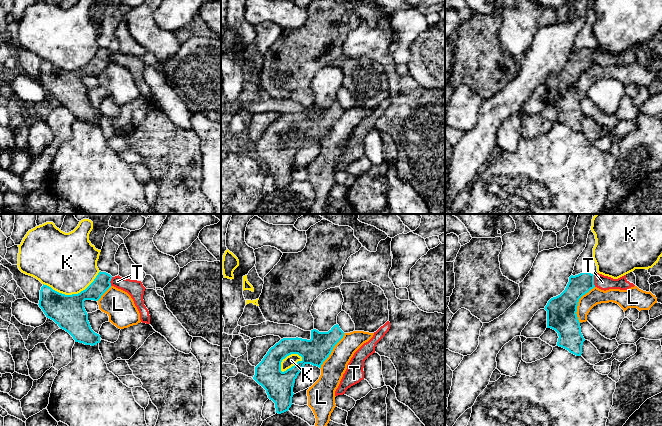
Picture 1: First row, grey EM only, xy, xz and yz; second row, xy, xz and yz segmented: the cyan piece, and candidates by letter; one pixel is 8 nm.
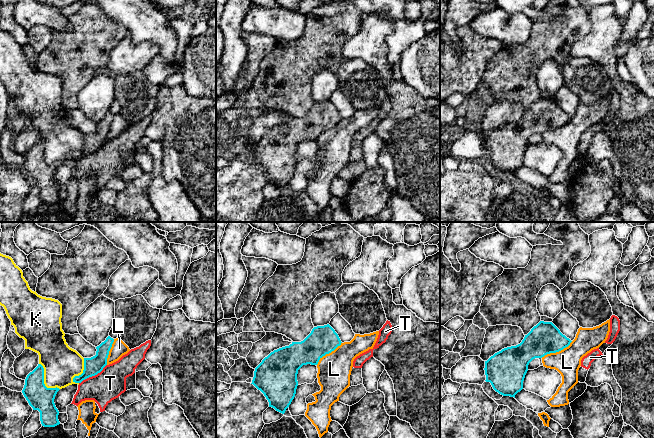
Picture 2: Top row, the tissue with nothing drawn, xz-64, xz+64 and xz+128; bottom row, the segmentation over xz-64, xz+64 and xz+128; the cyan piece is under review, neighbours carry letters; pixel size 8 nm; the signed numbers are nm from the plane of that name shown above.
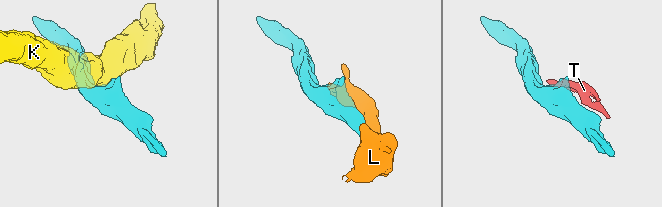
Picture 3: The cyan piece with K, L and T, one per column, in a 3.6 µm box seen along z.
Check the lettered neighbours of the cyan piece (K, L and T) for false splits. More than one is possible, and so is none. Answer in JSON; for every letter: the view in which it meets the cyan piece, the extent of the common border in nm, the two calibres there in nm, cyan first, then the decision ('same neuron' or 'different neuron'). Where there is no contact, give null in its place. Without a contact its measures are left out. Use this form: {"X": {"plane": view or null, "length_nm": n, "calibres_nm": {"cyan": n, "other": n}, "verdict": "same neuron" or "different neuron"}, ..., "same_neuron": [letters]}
{"K": {"plane": "xy", "length_nm": 480, "calibres_nm": {"cyan": 260, "other": 460}, "verdict": "different neuron"}, "L": {"plane": "yz", "length_nm": 320, "calibres_nm": {"cyan": 240, "other": 130}, "verdict": "different neuron"}, "T": {"plane": "yz", "length_nm": 100, "calibres_nm": {"cyan": 170, "other": 120}, "verdict": "different neuron"}, "same_neuron": []}

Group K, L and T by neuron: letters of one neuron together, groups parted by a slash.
K / L / T

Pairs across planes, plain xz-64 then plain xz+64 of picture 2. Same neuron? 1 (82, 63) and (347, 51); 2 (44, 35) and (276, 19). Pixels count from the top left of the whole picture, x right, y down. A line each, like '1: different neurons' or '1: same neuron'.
1: different neurons
2: different neurons

